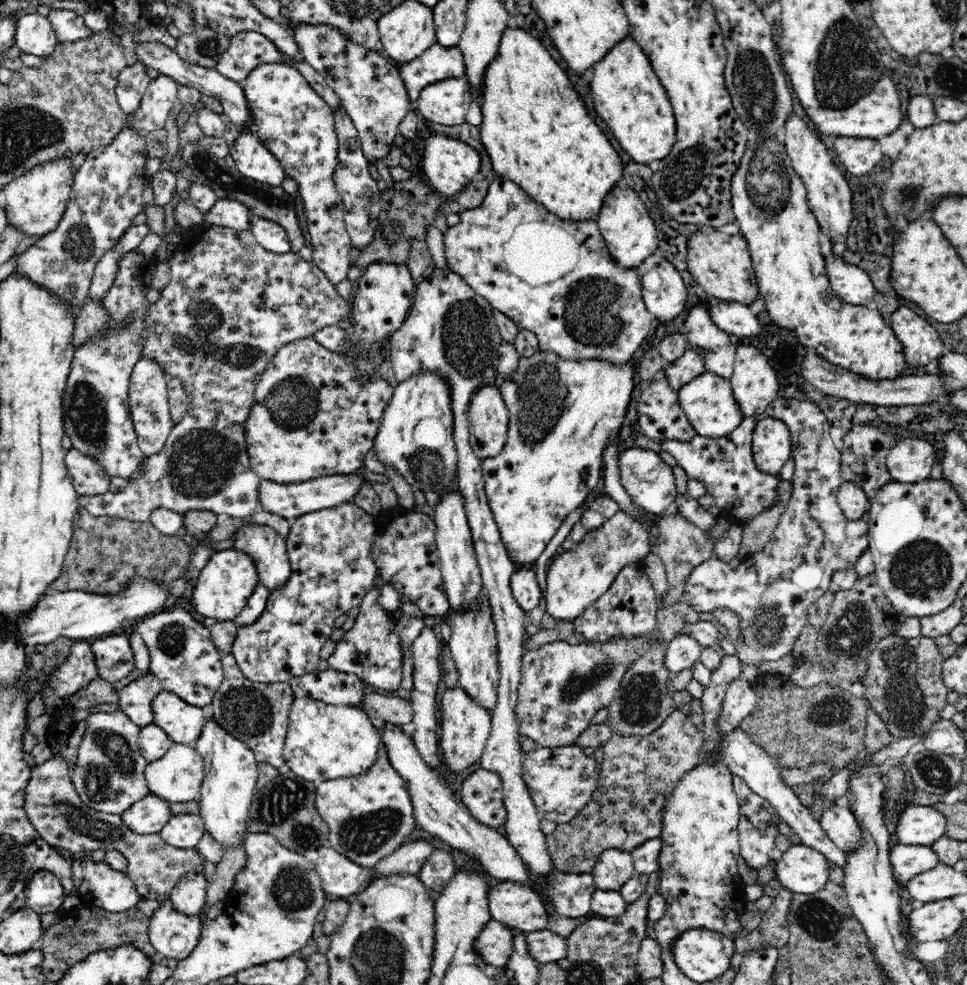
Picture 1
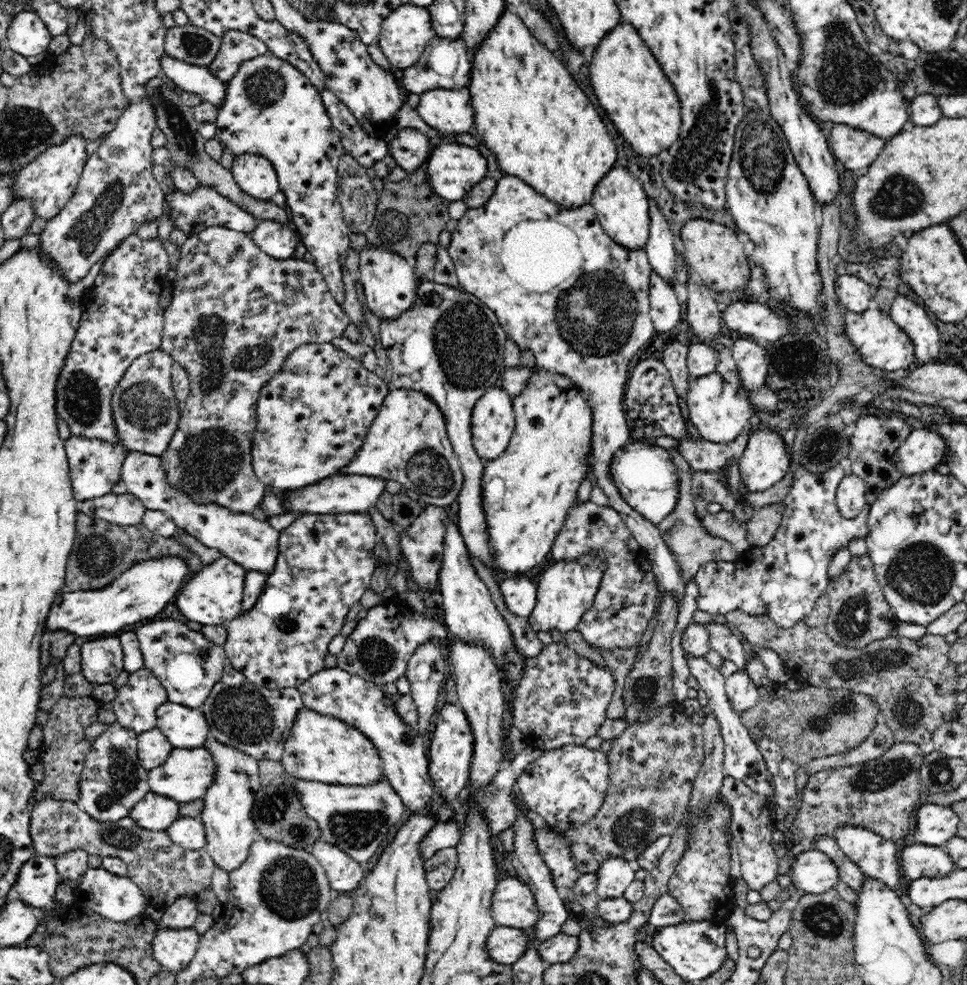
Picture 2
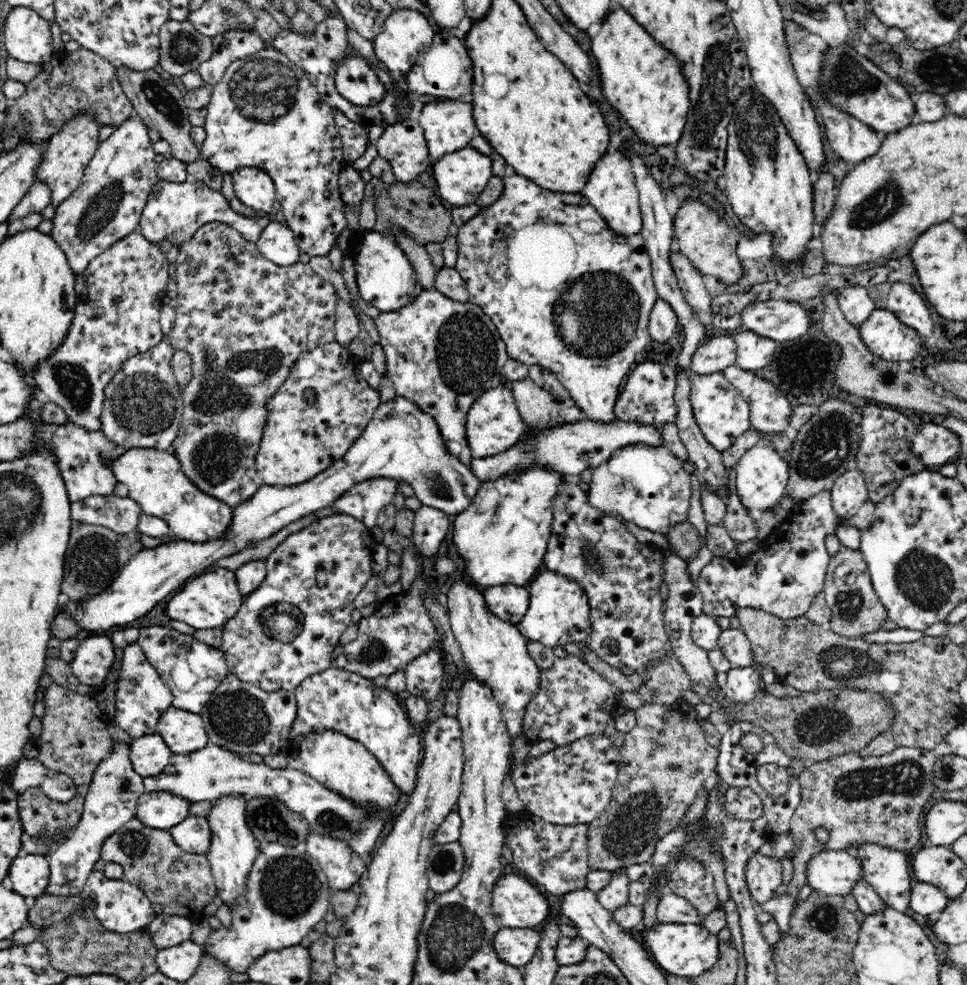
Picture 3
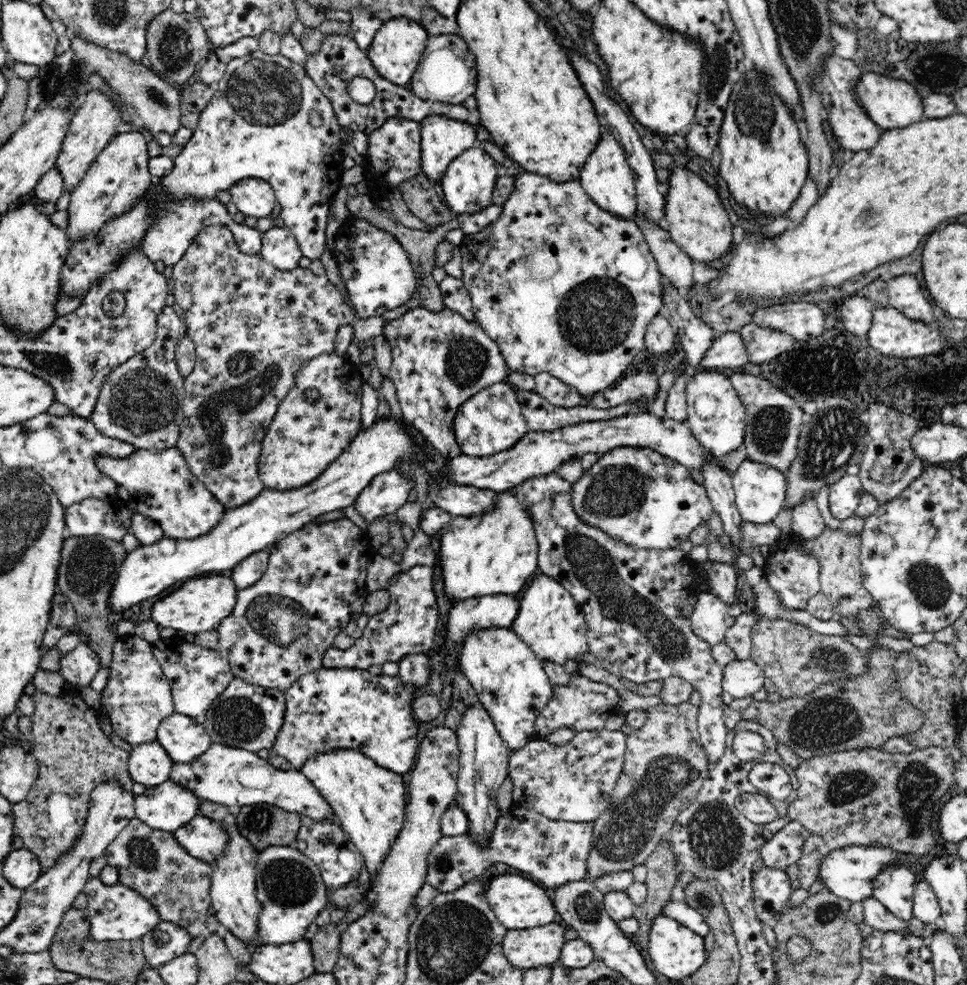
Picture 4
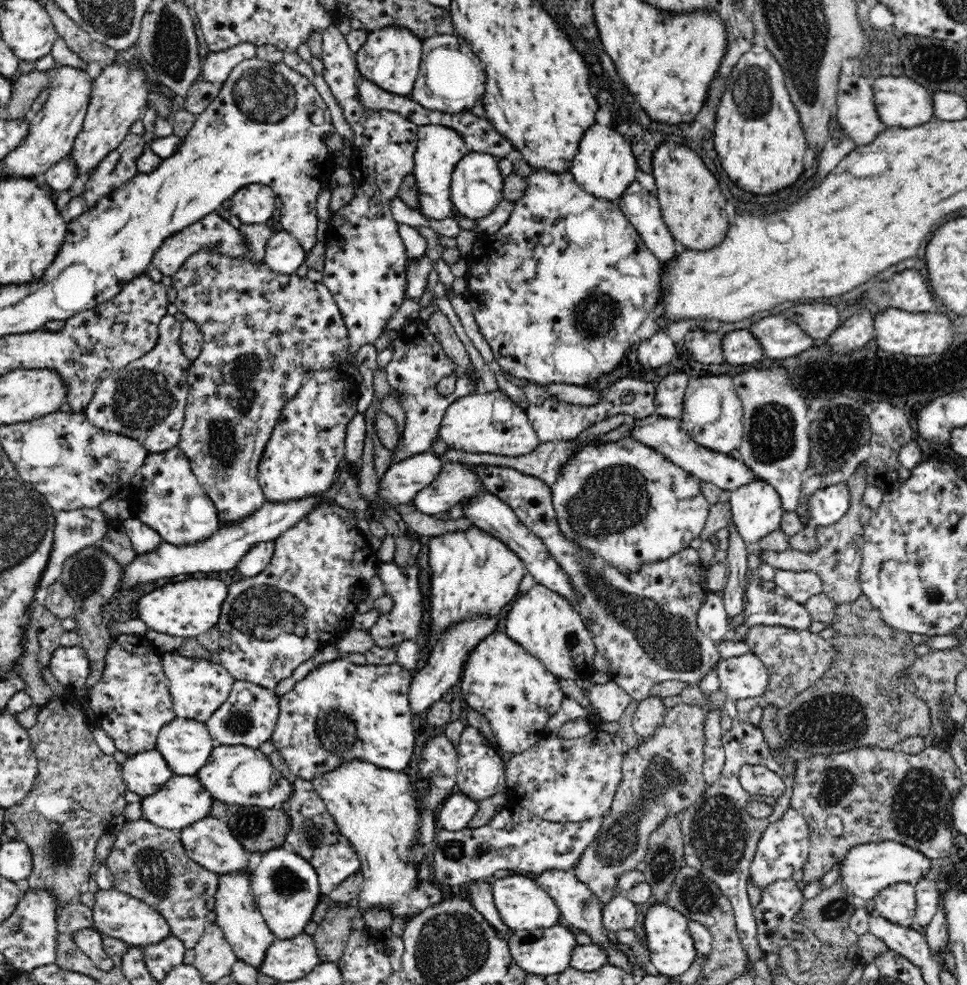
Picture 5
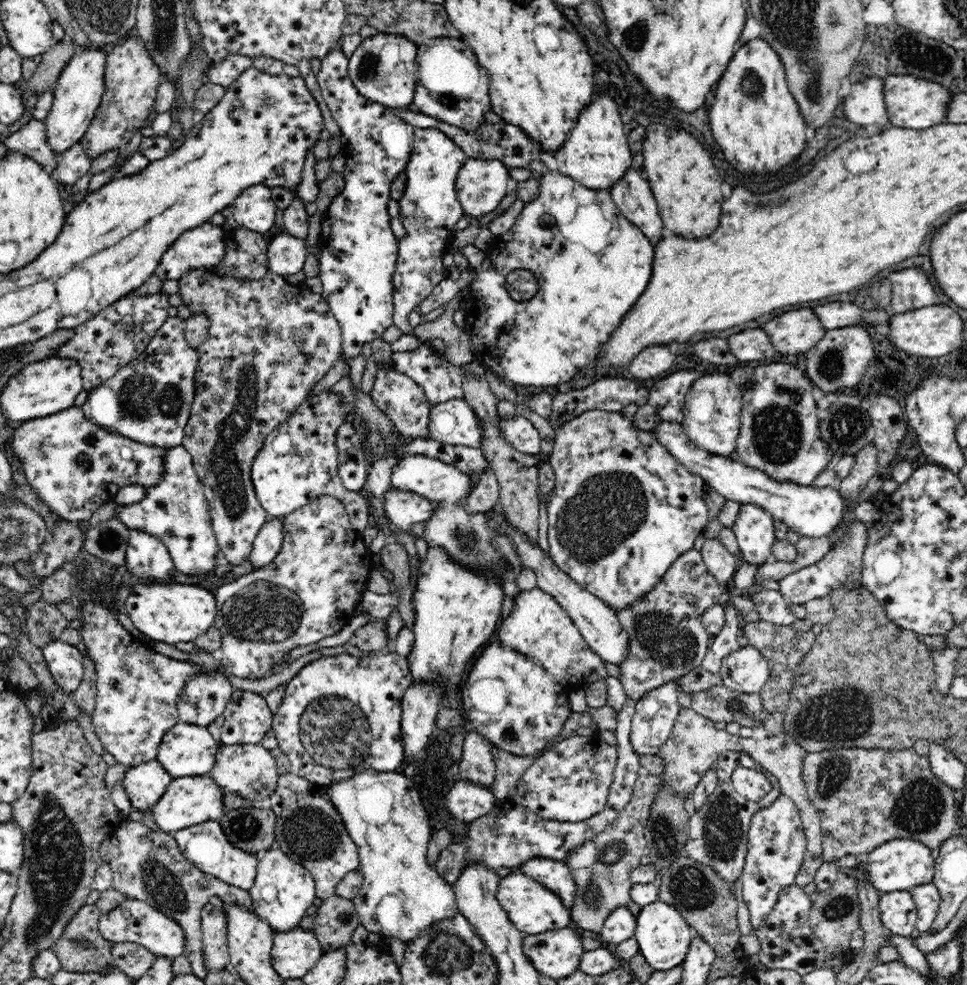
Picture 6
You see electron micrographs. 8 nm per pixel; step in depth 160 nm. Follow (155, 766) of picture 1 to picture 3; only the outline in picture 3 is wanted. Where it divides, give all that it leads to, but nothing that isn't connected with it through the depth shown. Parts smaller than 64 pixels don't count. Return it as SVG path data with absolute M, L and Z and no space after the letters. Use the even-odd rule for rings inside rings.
M209 744L187 755L172 755L170 764L160 776L143 778L145 792L171 792L192 802L216 799L225 796L238 796L250 800L258 797L280 799L290 811L304 816L311 832L346 841L350 848L368 858L369 852L376 846L378 836L383 830L382 820L368 819L368 811L350 803L346 797L338 795L324 787L305 773L295 769L274 769L265 763L256 764L246 756L226 748Z

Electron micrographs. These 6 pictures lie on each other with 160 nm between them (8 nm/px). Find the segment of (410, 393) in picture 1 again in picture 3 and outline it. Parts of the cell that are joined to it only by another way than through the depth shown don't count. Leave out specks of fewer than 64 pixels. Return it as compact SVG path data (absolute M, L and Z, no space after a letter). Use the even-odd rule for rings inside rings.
M395 395L390 402L376 408L360 436L330 468L302 484L290 487L262 485L253 498L233 507L230 527L216 540L200 543L171 539L152 548L143 548L129 558L106 591L83 603L70 601L65 604L65 610L73 614L81 628L91 633L103 633L112 626L130 624L146 616L158 602L162 602L162 598L176 592L190 579L213 570L215 562L221 558L238 554L259 540L270 538L303 516L333 506L355 484L378 477L408 482L414 490L414 497L423 505L448 515L464 512L474 502L482 484L468 466L450 454L434 417L422 413L418 405L406 398Z

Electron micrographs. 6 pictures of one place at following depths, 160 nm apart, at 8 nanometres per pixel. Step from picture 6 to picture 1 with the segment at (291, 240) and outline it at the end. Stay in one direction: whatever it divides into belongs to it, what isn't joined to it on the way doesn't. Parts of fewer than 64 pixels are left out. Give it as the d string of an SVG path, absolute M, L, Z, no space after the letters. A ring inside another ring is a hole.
M256 218L251 224L251 232L258 245L268 252L278 255L291 252L291 240L276 221Z

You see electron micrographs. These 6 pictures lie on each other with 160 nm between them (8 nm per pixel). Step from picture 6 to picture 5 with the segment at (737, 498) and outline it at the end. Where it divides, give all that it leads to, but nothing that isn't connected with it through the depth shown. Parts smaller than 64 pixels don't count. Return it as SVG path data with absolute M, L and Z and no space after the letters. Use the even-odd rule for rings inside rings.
M656 414L643 419L637 419L635 428L630 436L638 442L643 442L646 446L653 448L656 452L661 452L670 462L677 464L680 468L683 468L701 481L715 484L727 495L742 485L750 484L756 479L762 479L756 476L743 461L735 459L731 455L700 446L686 432L681 419L663 417ZM841 483L821 486L807 499L806 521L812 527L824 528L837 523L850 507L848 485Z

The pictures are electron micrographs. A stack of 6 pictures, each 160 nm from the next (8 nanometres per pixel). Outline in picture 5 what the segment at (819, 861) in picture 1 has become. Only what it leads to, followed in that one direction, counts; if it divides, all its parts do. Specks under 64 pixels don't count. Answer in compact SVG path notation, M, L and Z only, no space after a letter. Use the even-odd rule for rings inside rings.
M890 840L856 846L846 853L841 863L843 886L860 902L871 902L883 888L899 882L915 885L931 870L930 858L923 852Z

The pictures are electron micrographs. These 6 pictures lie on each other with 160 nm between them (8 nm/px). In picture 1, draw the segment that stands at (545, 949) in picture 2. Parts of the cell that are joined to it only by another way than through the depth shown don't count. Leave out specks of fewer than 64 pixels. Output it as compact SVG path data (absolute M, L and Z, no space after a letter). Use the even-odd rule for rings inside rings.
M549 928L524 935L528 952L538 963L548 964L550 961L560 960L567 955L567 937L553 933Z

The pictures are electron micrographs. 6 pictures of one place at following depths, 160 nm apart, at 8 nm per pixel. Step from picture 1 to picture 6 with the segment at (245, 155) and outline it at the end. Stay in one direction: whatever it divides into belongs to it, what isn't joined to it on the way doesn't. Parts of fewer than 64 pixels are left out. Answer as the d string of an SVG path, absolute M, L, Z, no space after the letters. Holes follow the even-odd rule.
M256 185L244 189L233 202L233 216L238 225L262 235L274 233L277 207L272 201L271 188Z

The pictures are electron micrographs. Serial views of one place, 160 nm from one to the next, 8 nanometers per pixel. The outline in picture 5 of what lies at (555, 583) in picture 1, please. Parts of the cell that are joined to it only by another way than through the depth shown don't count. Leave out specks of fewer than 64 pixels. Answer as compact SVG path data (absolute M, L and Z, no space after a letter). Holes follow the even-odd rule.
M536 583L528 592L517 595L503 614L500 628L526 652L541 660L558 679L580 682L594 670L597 648L582 615L570 601L541 584Z

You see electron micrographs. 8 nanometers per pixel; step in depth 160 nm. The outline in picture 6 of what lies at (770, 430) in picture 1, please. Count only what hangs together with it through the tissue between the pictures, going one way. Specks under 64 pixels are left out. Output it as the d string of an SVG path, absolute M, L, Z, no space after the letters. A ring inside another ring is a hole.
M752 504L741 506L733 526L742 560L756 568L777 560L773 553L774 521L772 515Z

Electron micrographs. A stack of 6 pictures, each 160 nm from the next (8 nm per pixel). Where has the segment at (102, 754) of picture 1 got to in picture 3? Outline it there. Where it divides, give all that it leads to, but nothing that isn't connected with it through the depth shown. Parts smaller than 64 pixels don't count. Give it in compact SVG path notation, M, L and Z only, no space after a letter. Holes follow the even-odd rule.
M116 743L111 755L96 768L78 824L68 838L48 854L50 874L48 886L42 895L69 897L81 894L86 880L94 871L94 864L101 858L104 842L135 818L138 799L145 790L143 777L134 771L129 752L129 746Z

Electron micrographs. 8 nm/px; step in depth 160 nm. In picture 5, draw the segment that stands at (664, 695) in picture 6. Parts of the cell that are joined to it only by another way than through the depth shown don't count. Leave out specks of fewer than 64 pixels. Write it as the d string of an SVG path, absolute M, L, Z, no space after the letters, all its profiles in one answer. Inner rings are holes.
M650 696L638 704L638 709L634 712L632 725L640 742L646 742L658 734L658 730L664 724L668 708L665 706L664 698L660 696Z

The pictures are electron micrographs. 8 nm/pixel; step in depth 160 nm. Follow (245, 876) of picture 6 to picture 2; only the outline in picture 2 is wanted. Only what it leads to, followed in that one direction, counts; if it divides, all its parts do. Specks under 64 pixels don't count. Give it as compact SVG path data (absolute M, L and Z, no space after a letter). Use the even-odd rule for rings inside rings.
M181 817L176 819L168 828L172 843L184 849L198 850L205 847L205 826L201 817Z

